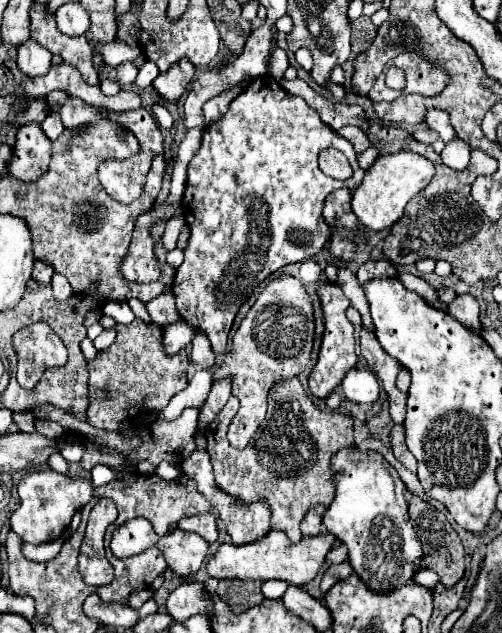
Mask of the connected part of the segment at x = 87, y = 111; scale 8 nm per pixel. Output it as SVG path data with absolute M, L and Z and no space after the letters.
M62 106L60 118L66 128L78 128L96 120L104 120L102 108L90 108L90 106Z

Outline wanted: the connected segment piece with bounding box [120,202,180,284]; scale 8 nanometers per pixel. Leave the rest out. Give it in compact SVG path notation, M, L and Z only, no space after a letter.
M174 202L172 206L166 206L166 208L158 204L152 208L152 212L146 212L136 220L132 242L128 246L128 254L124 256L124 262L120 264L120 274L128 282L144 284L144 282L160 280L164 284L172 284L174 280L172 268L168 268L168 264L158 264L154 260L154 242L150 238L150 226L160 216L170 218L174 210L180 210L180 202Z

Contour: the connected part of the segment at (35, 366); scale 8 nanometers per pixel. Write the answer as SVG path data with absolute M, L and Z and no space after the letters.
M44 322L30 324L16 332L14 348L18 352L18 384L24 388L34 388L44 370L60 368L68 361L68 351L62 340Z

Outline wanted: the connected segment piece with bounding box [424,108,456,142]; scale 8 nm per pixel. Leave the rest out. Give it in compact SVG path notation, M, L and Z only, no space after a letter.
M430 108L424 114L424 120L432 130L436 130L440 134L440 138L444 142L450 142L450 140L456 138L456 132L454 132L454 128L450 126L450 120L448 120L448 112L444 112L440 108Z

